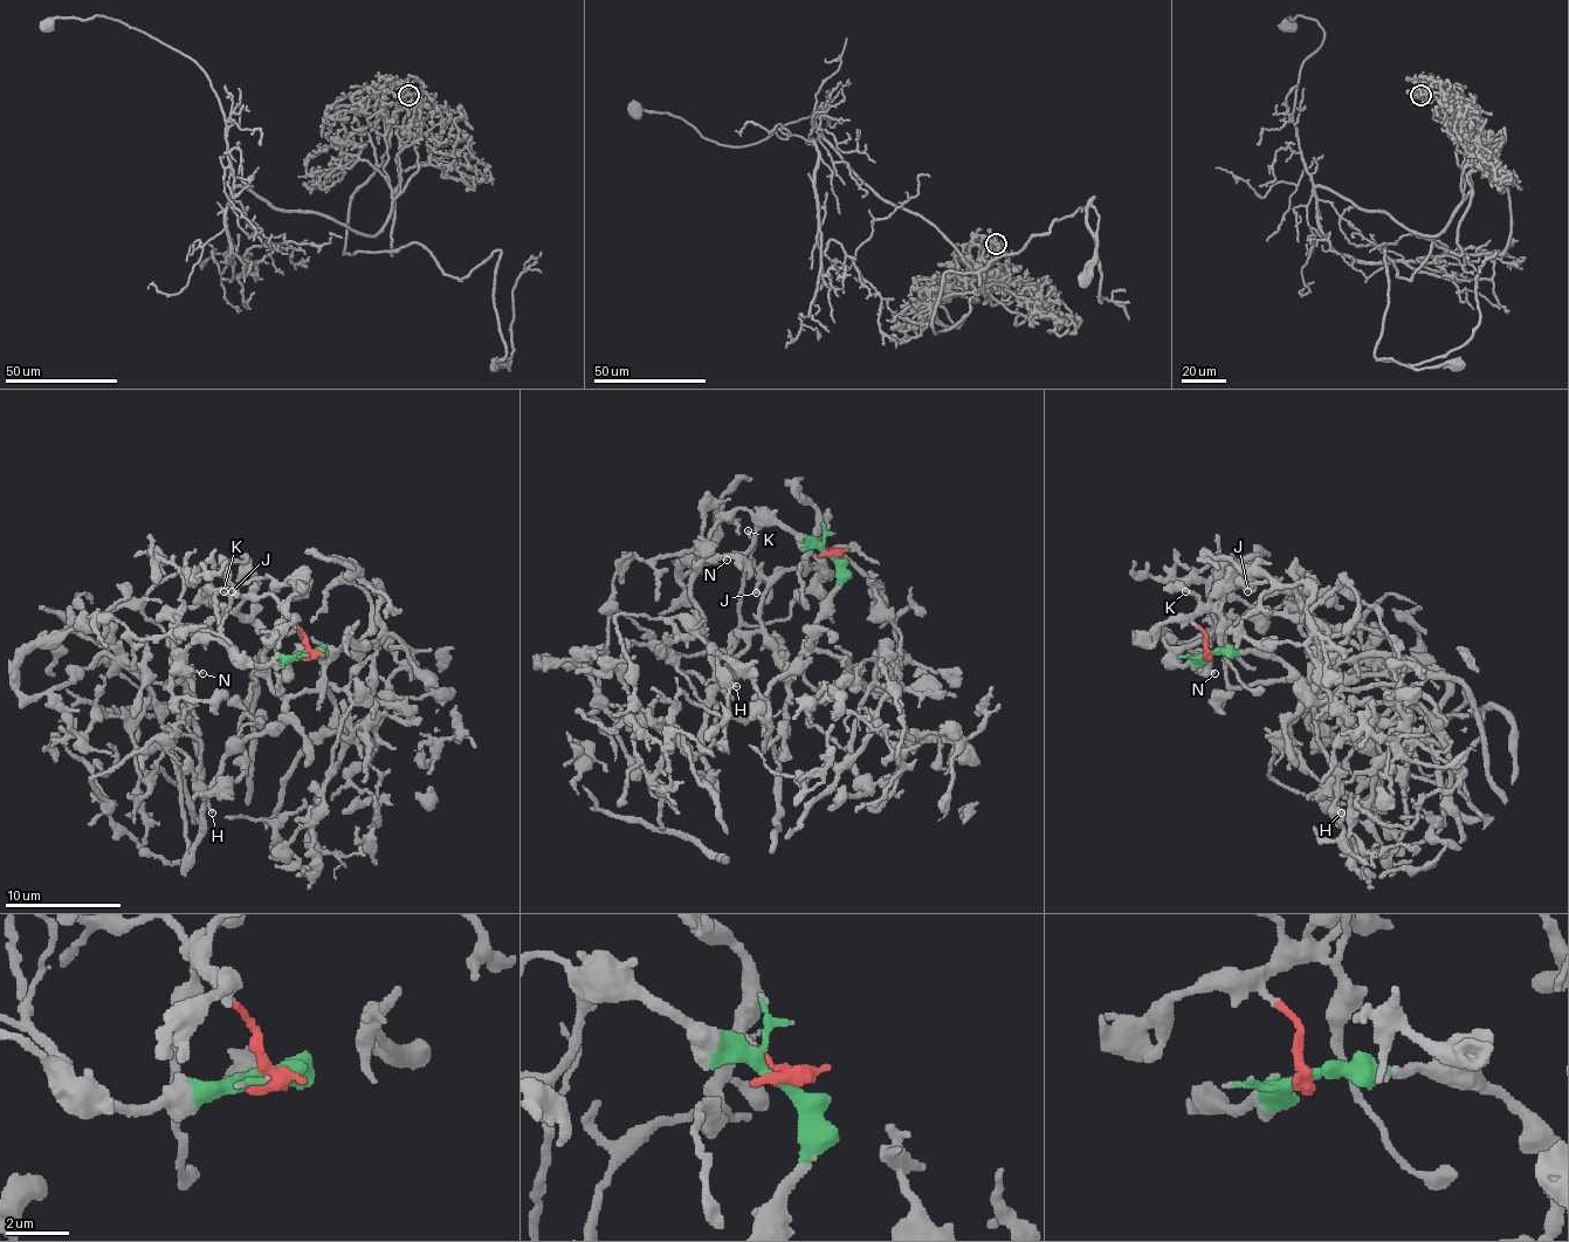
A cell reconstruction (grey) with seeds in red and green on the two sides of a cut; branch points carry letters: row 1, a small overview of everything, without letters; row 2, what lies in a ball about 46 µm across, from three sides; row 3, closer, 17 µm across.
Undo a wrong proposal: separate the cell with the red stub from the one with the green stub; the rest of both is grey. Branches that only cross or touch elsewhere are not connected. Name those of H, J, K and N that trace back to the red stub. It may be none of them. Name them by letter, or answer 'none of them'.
J

